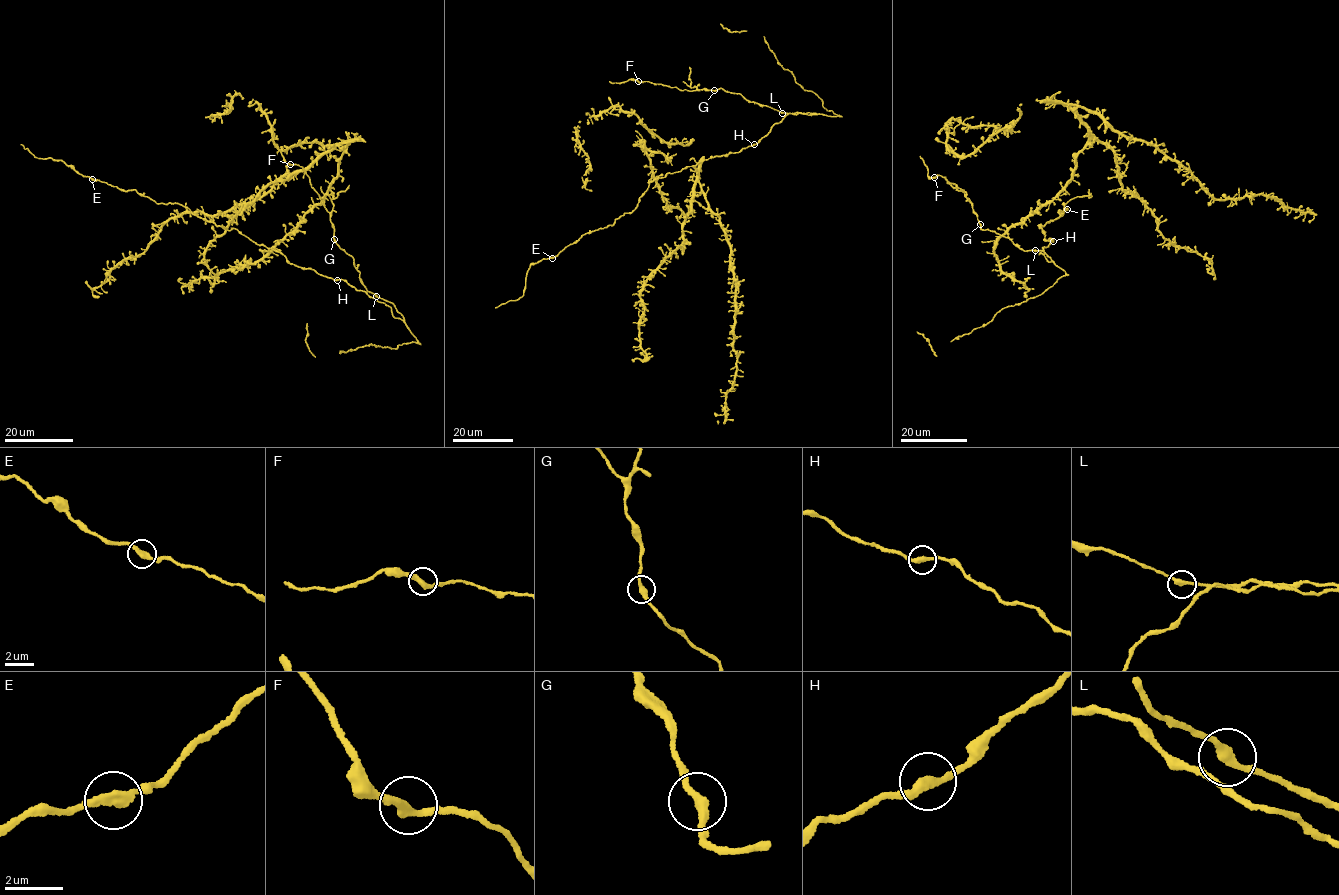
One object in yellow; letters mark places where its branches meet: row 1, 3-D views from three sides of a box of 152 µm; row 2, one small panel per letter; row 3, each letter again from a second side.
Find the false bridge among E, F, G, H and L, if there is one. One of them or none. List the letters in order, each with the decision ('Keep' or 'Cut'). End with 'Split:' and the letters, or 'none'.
E: Keep
F: Keep
G: Keep
H: Keep
L: Keep
Split: none

